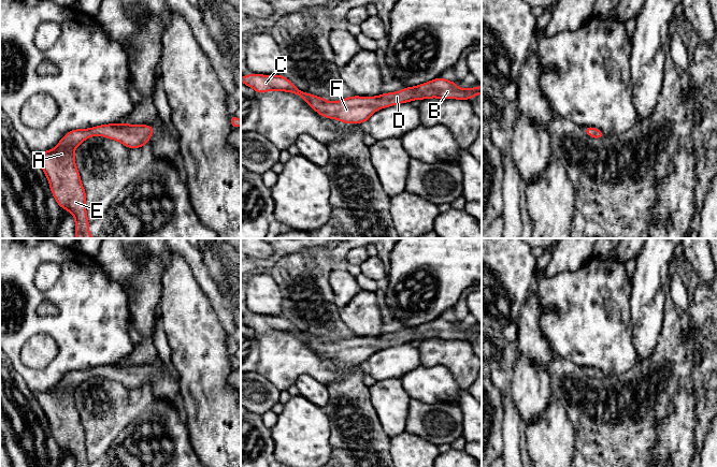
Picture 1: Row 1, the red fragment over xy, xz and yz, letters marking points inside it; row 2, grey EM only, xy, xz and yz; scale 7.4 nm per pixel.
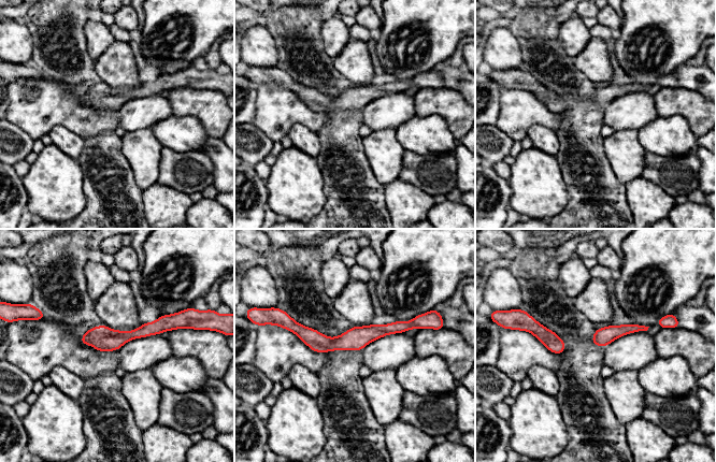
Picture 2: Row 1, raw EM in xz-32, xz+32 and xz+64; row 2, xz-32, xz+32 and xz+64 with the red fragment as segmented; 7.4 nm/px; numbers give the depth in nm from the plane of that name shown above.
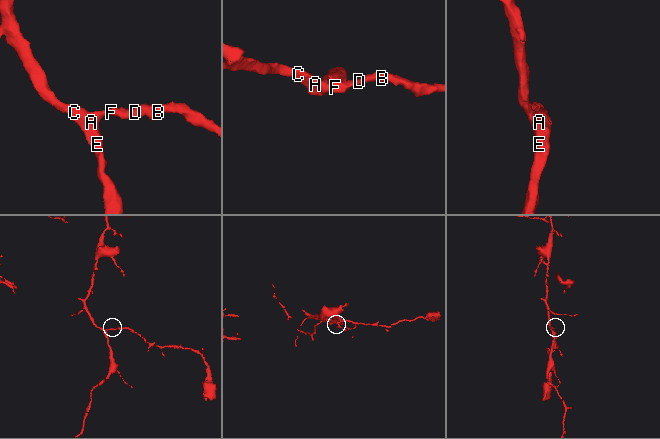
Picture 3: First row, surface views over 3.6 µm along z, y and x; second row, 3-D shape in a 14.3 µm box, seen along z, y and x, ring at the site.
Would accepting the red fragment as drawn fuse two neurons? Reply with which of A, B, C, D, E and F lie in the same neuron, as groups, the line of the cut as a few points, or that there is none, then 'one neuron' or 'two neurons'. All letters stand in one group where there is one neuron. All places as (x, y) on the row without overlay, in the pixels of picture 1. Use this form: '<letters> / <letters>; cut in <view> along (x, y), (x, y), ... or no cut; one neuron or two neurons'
A B C D E F; no cut; one neuron

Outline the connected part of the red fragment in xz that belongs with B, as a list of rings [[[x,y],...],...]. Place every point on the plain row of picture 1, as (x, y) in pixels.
[[[249,313],[246,318],[241,317],[244,325],[252,327],[258,334],[269,331],[290,332],[305,340],[310,348],[325,359],[338,360],[344,364],[362,364],[376,351],[395,345],[424,340],[429,338],[468,340],[482,334],[482,326],[476,329],[458,330],[456,322],[449,322],[438,318],[425,324],[403,329],[401,332],[383,334],[378,337],[349,337],[338,342],[328,342],[317,336],[313,336],[298,330],[289,320],[282,315],[260,316]]]

